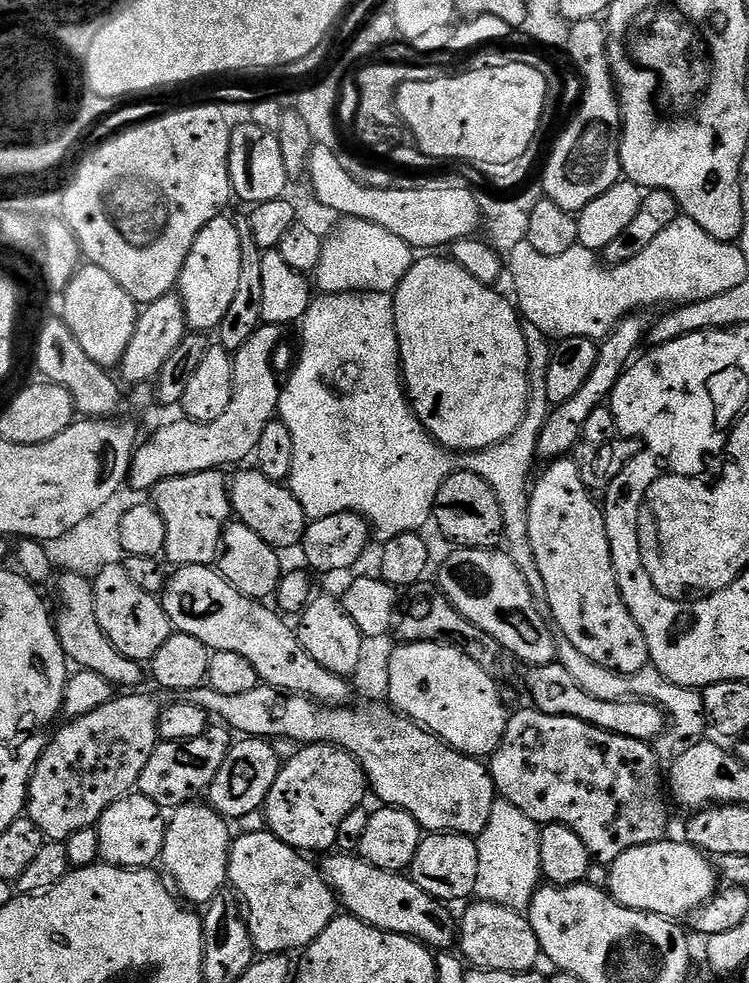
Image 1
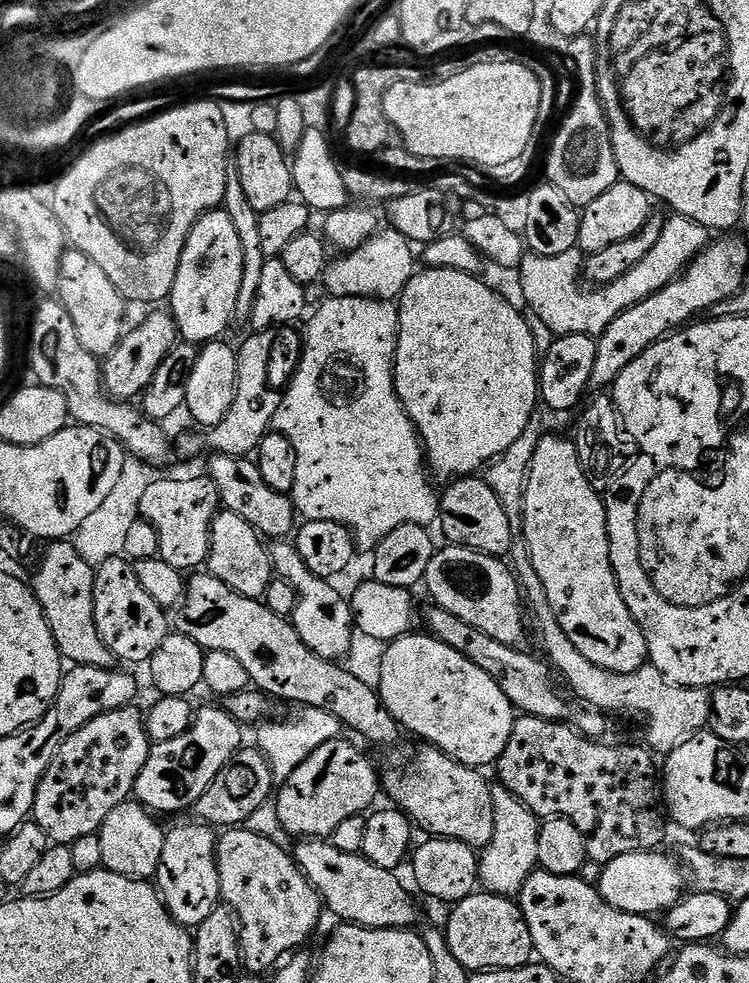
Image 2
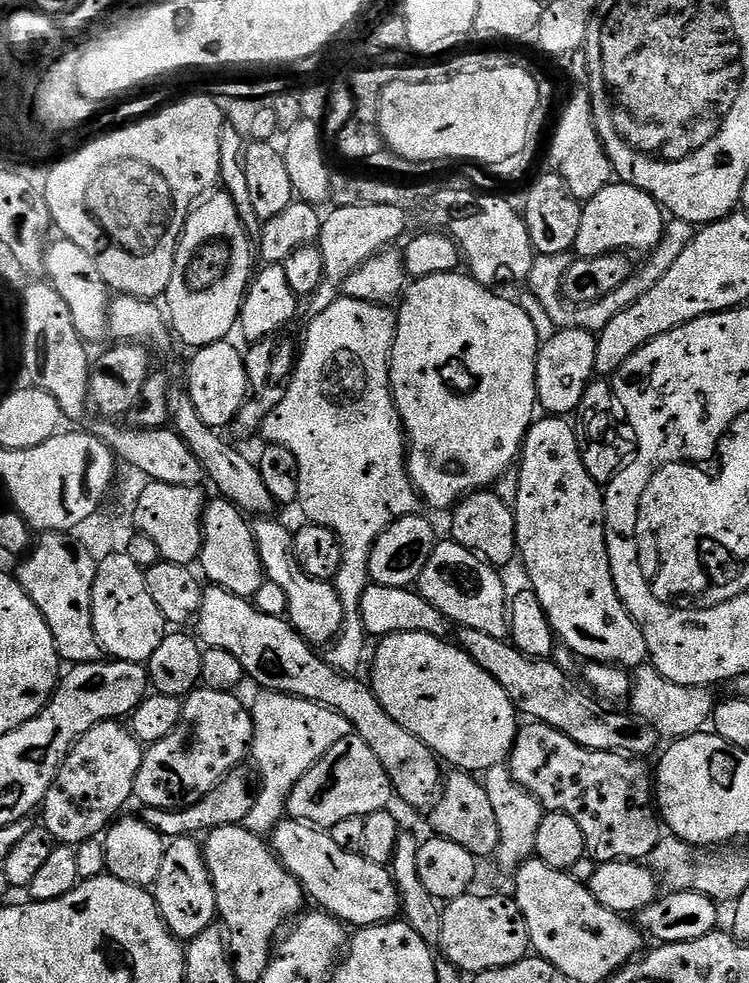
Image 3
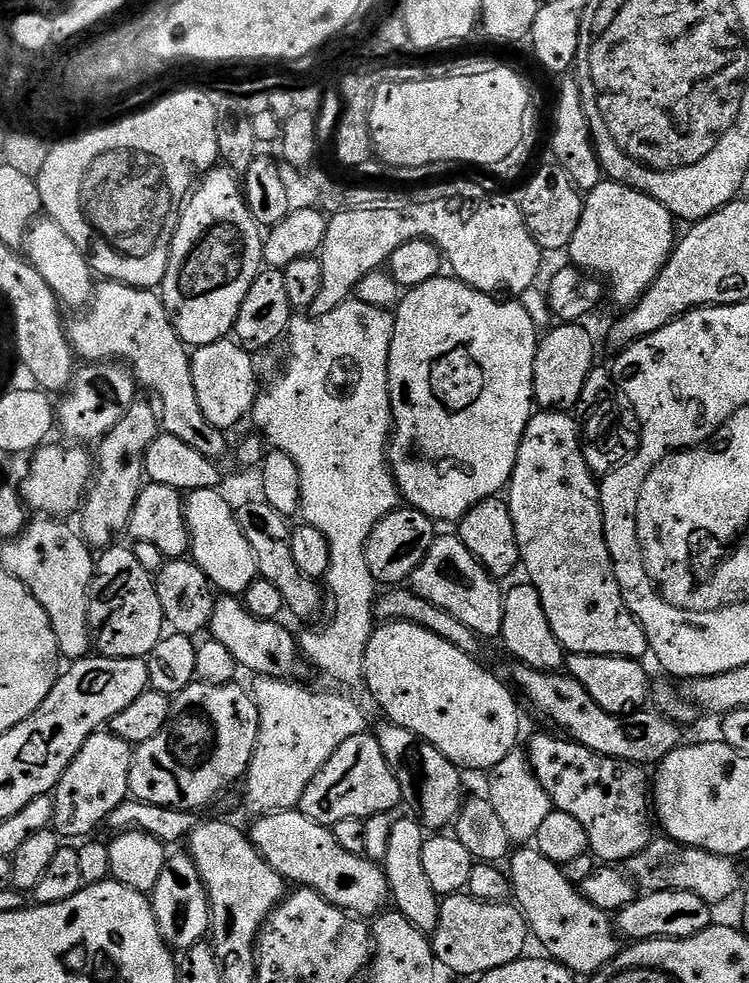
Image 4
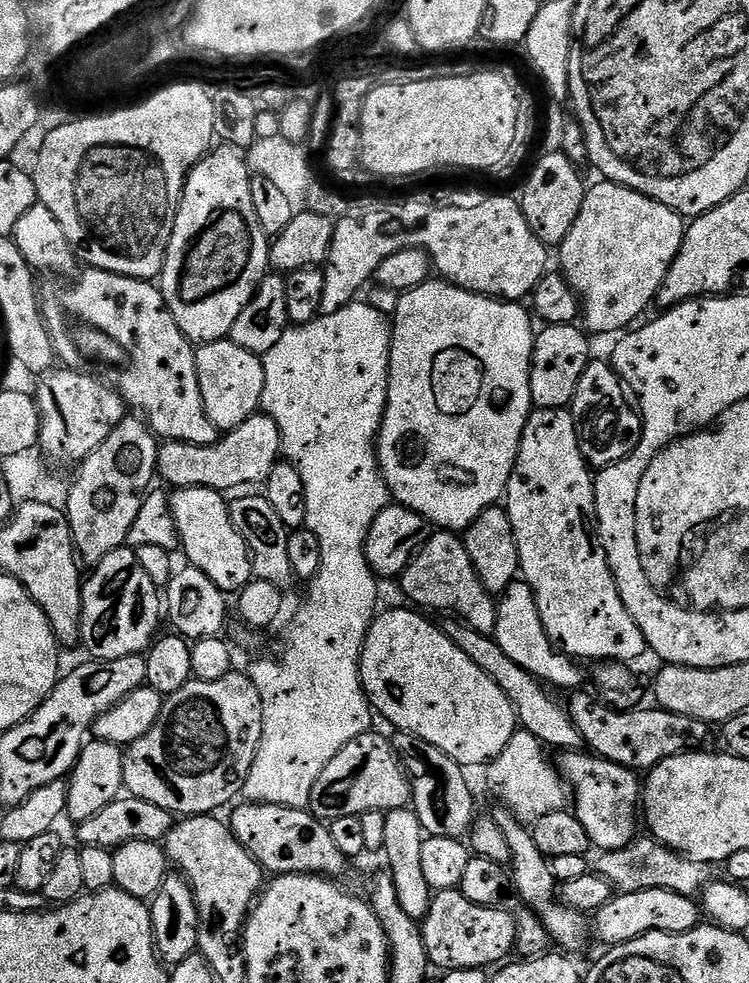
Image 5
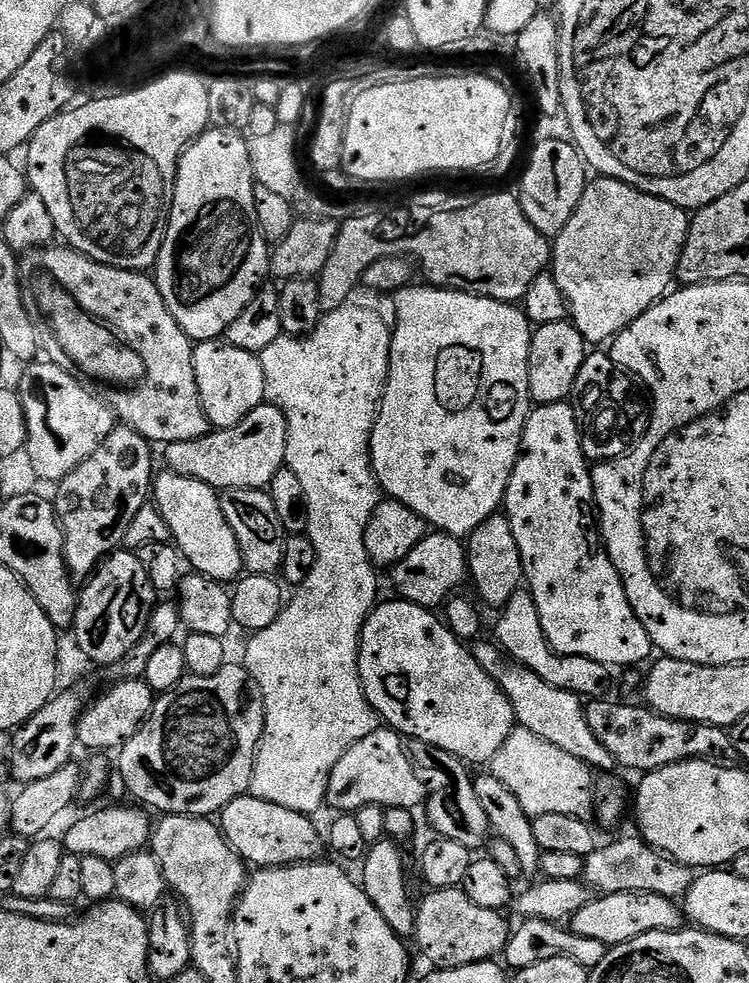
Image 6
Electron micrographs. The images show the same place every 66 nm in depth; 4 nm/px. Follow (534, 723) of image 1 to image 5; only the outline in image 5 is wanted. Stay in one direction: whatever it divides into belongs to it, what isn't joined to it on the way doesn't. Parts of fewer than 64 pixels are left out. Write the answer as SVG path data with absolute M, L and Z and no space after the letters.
M564 750L559 753L560 760L558 759L558 767L560 770L561 776L564 777L569 789L571 799L574 801L574 811L576 817L578 818L578 822L582 822L582 826L586 826L586 834L592 840L592 848L599 850L600 852L613 852L614 850L622 850L626 846L630 846L633 840L637 839L638 832L636 832L636 816L638 820L638 809L642 804L642 780L640 780L635 771L631 768L627 768L626 766L622 766L621 764L615 764L614 762L610 762L609 760L601 760L599 756L593 754L588 750Z

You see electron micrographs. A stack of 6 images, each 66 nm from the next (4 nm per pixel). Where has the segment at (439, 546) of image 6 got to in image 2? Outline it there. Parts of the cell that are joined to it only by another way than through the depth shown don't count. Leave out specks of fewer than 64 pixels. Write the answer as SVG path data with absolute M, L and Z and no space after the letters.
M444 546L434 554L423 583L428 584L433 605L450 610L454 618L470 622L470 626L482 630L482 634L490 634L490 638L498 638L498 642L506 646L516 648L519 652L529 651L528 628L524 625L526 604L522 599L522 589L515 571L503 559L469 548Z

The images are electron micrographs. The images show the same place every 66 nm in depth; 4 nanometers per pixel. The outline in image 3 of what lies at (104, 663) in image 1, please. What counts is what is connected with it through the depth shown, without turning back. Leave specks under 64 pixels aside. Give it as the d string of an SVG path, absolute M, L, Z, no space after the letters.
M50 532L39 539L23 557L19 582L34 606L38 606L42 618L46 618L61 661L68 666L95 664L102 656L92 625L92 587L98 561L71 535Z

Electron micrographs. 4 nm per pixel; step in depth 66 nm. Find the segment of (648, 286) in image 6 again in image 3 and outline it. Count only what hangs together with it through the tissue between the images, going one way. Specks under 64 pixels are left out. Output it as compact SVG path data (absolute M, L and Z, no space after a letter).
M623 182L607 184L583 205L582 226L578 226L575 251L581 257L607 252L651 253L664 237L666 216L655 198Z

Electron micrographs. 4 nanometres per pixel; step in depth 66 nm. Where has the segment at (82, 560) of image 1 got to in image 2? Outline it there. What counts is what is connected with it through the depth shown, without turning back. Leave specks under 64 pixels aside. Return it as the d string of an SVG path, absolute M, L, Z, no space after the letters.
M133 456L125 457L122 475L109 497L98 510L94 510L89 518L82 522L82 526L72 537L72 543L82 558L92 567L100 567L110 558L121 556L126 546L127 531L140 518L140 508L143 492L158 478L155 467Z

